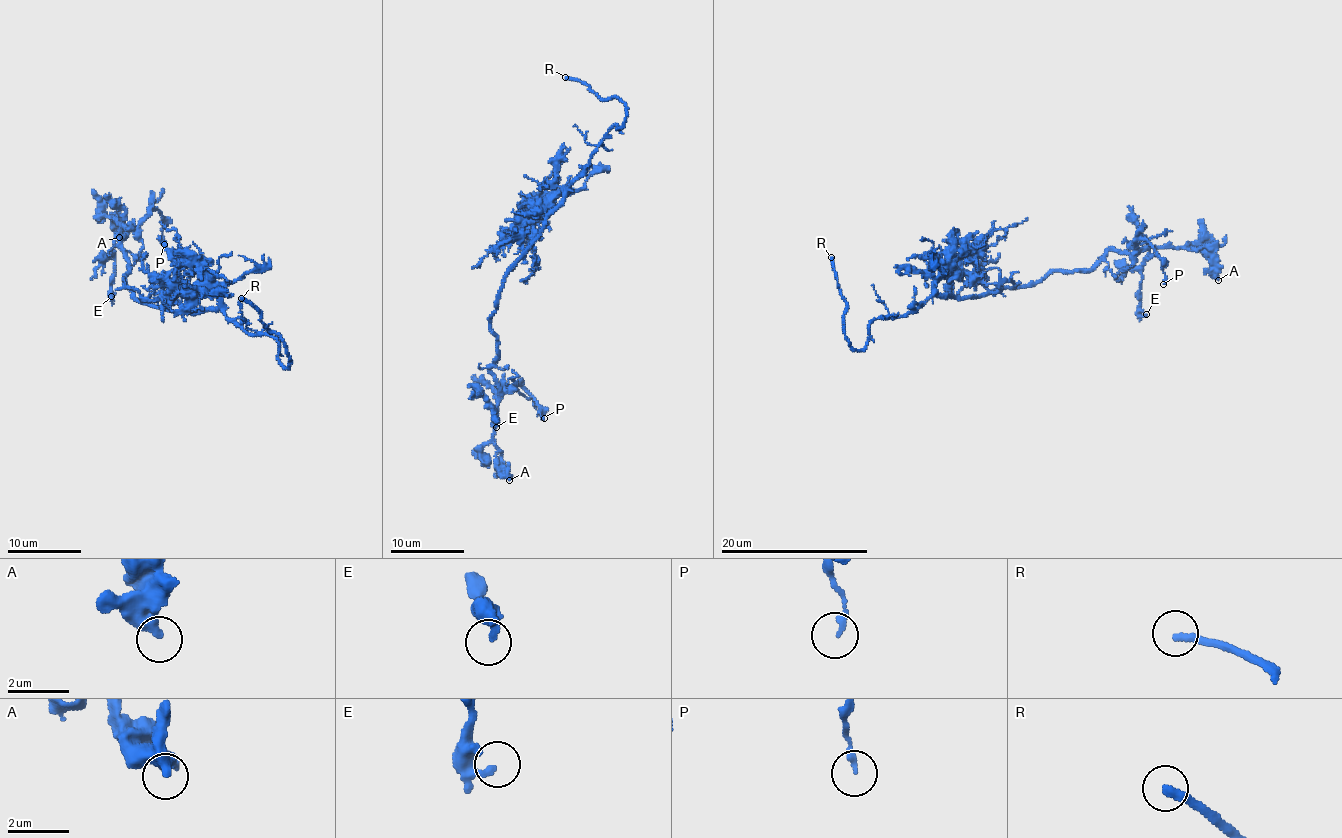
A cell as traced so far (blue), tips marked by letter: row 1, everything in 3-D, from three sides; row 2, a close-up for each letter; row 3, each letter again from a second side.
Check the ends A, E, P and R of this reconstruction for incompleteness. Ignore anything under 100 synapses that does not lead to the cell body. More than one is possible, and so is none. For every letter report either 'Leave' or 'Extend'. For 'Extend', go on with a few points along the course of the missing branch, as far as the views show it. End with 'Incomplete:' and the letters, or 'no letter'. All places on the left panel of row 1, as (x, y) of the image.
A: Leave
E: Leave
P: Leave
R: Extend
Incomplete: R

